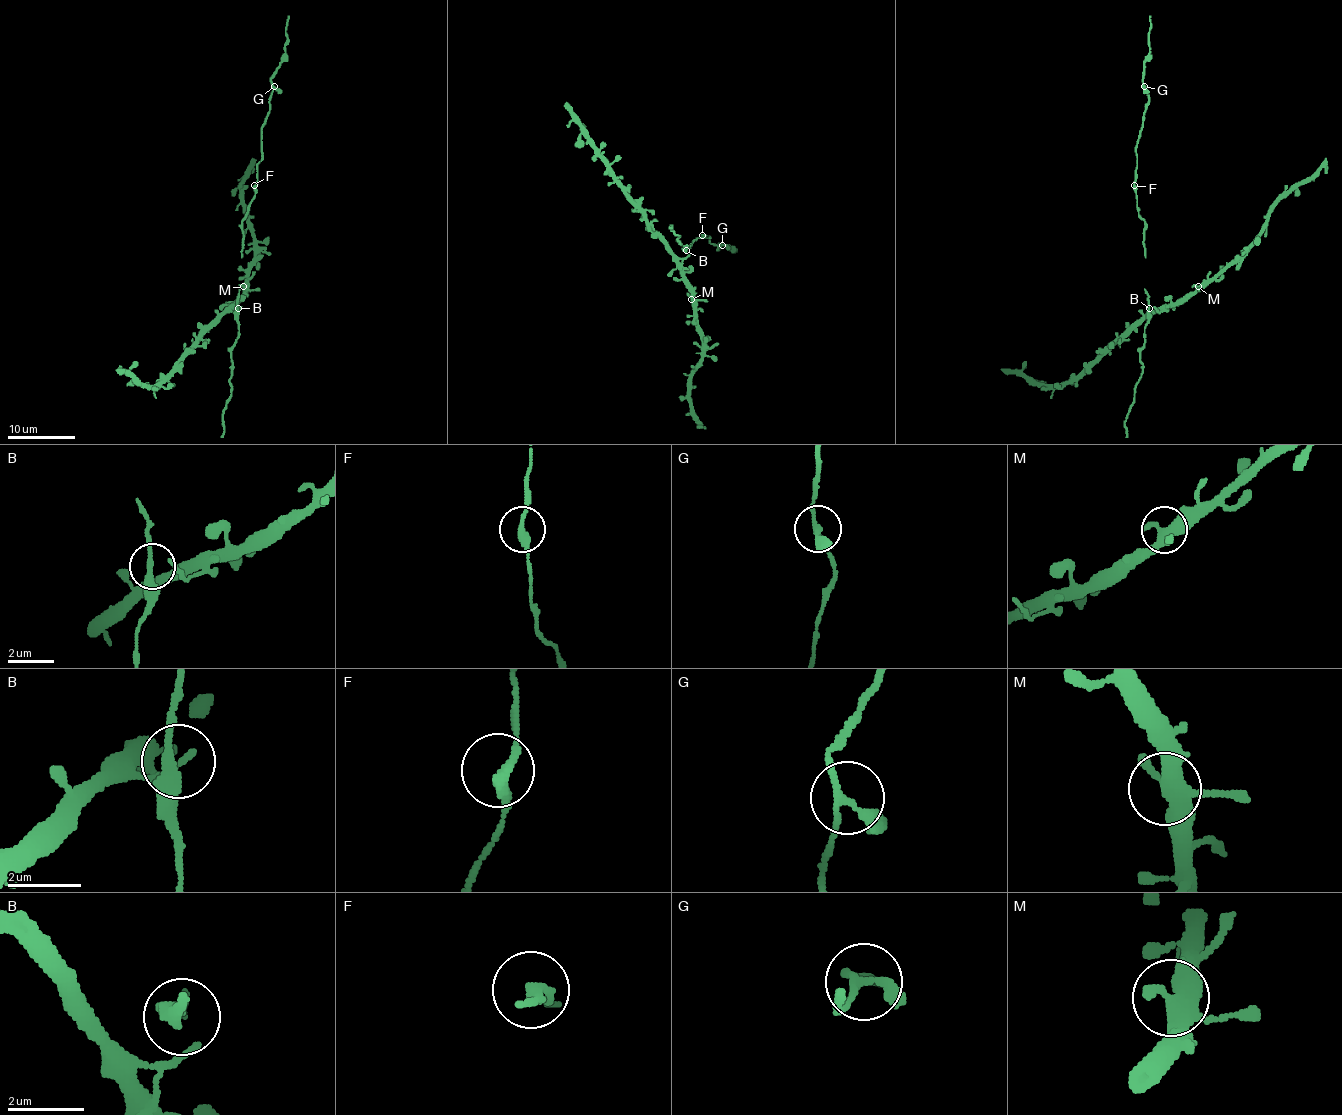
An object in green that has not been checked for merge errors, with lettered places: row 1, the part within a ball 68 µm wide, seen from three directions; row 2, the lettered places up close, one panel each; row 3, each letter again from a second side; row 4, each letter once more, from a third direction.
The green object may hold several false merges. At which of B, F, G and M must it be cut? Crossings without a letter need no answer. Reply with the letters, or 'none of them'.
none of them

